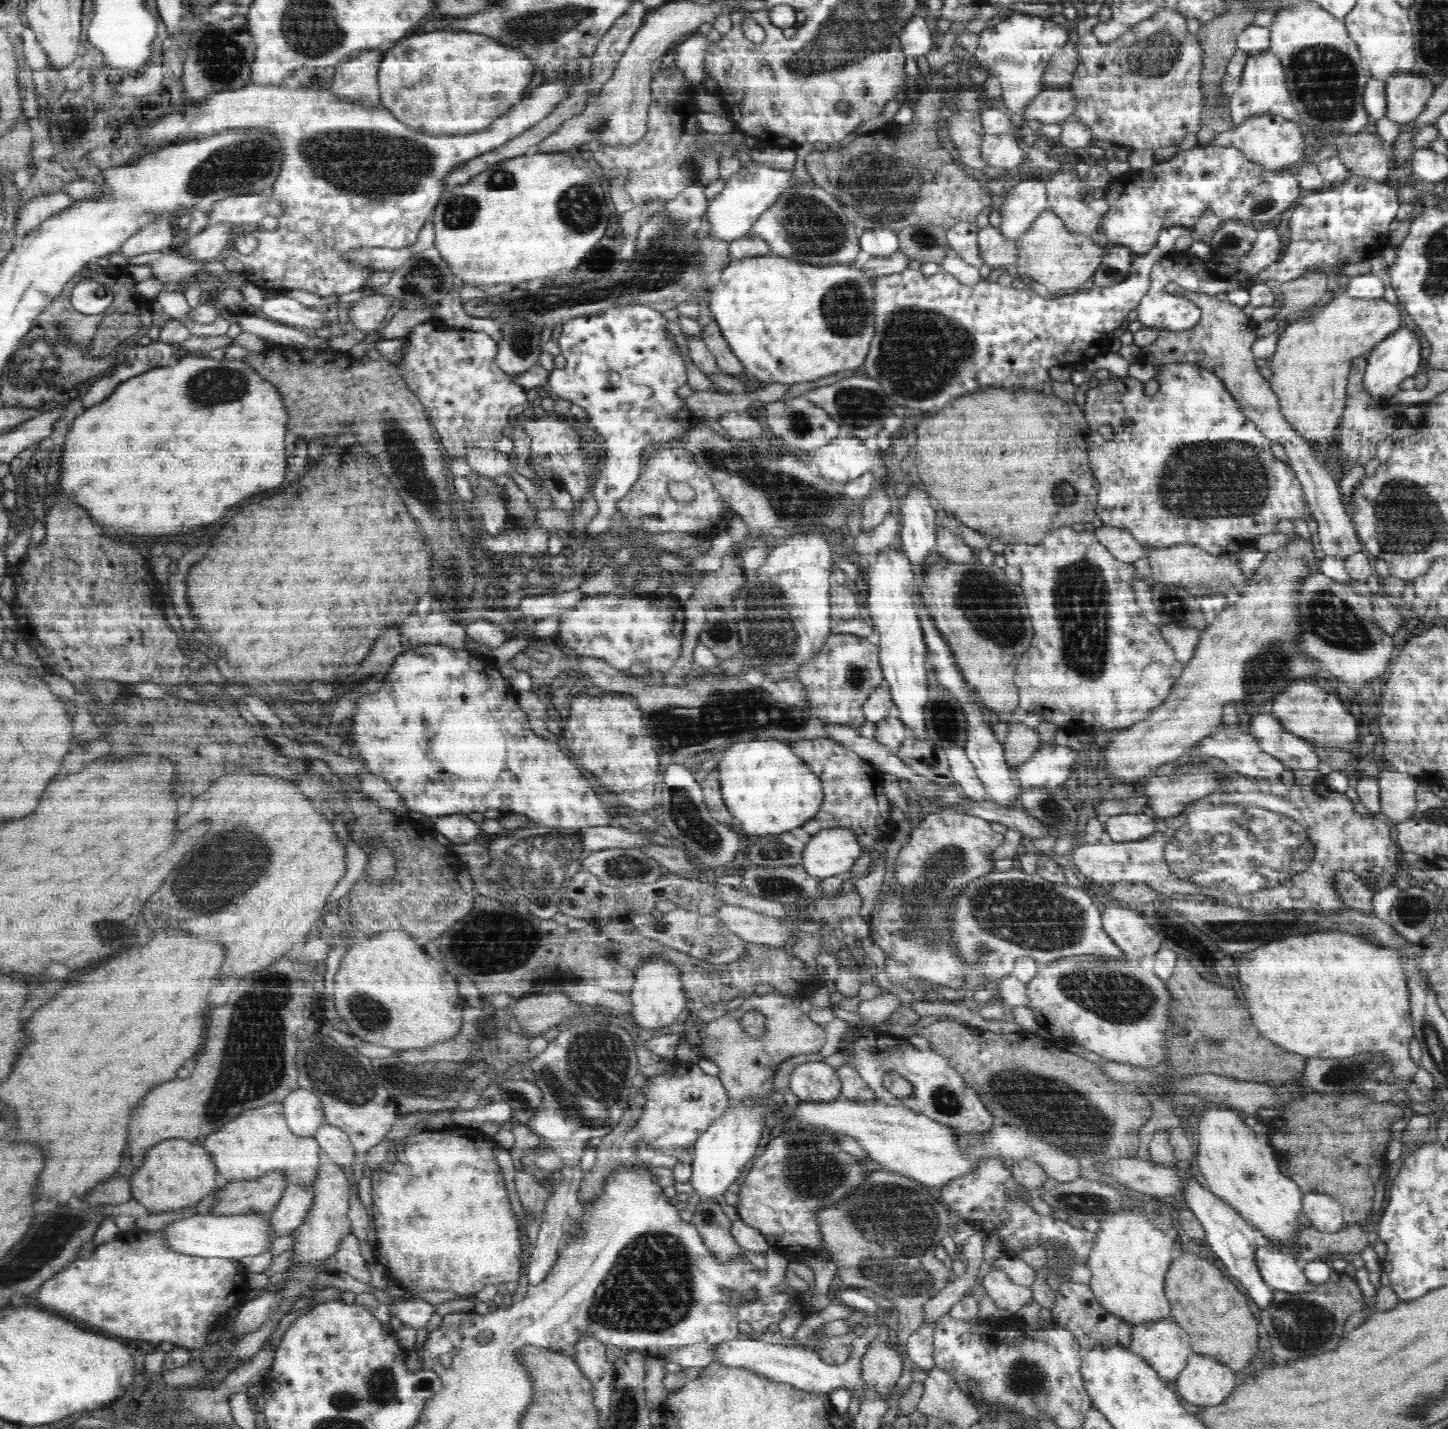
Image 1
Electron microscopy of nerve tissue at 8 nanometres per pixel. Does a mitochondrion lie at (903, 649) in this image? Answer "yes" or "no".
no

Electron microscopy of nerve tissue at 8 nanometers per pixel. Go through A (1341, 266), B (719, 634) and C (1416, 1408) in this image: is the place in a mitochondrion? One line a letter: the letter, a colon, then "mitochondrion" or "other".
A: other
B: mitochondrion
C: mitochondrion

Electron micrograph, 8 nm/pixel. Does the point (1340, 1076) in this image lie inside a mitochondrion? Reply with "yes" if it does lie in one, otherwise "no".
yes

